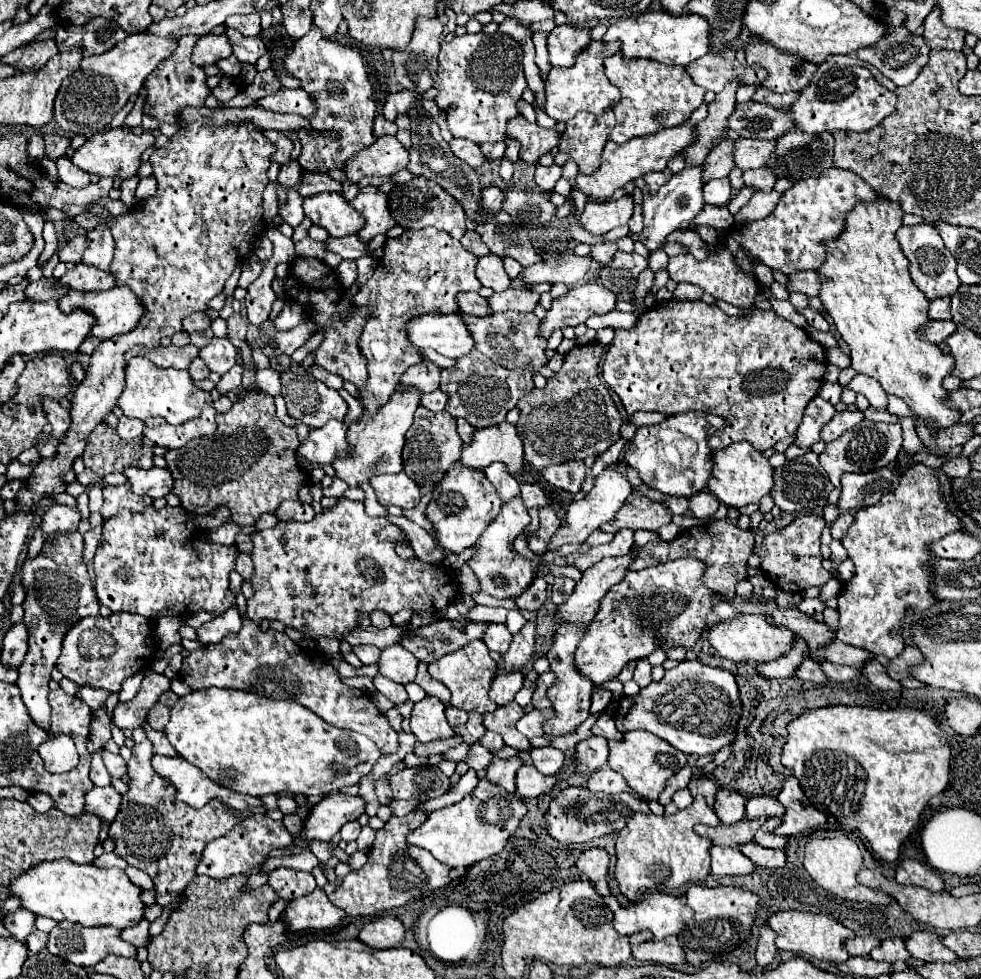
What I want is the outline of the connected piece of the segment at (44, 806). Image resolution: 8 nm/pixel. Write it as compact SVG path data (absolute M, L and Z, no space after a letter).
M30 794L30 798L28 798L28 804L36 810L36 812L48 812L54 804L50 802L50 796L46 796L46 794Z

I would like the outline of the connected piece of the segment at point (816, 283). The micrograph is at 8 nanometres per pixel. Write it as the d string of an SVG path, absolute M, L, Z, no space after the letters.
M806 272L806 274L794 274L794 278L788 278L788 290L790 292L804 292L808 296L820 296L820 288L824 284L824 278L818 272Z

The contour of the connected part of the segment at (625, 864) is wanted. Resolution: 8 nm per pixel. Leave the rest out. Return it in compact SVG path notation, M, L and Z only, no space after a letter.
M696 798L688 808L672 814L672 816L654 816L636 812L624 830L618 832L616 838L616 880L620 884L620 892L636 902L640 894L646 892L668 892L680 888L684 884L704 882L710 873L710 840L700 838L694 832L696 824L718 826L720 820L714 810Z

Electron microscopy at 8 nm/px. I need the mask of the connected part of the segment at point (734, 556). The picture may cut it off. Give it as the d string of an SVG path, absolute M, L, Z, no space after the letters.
M730 508L730 516L726 520L716 520L712 524L682 530L672 542L646 544L646 546L638 548L638 552L640 552L638 560L632 562L630 568L642 570L642 568L648 568L652 564L658 564L658 562L694 556L694 558L708 562L708 570L706 570L706 578L704 578L706 584L712 590L716 590L718 594L732 600L732 598L736 598L736 584L740 584L742 580L748 578L748 558L754 554L754 550L752 550L754 548L754 534L750 530L740 530L736 526L738 516L740 516L740 512L736 508Z

